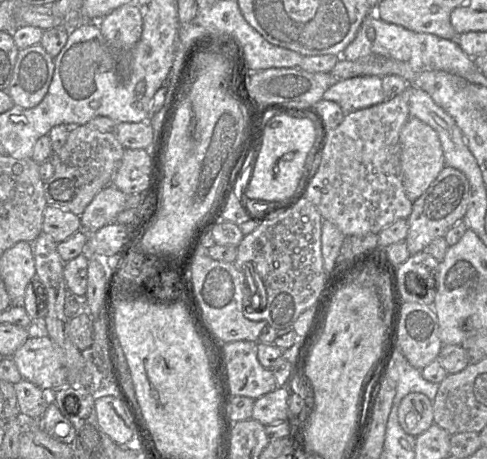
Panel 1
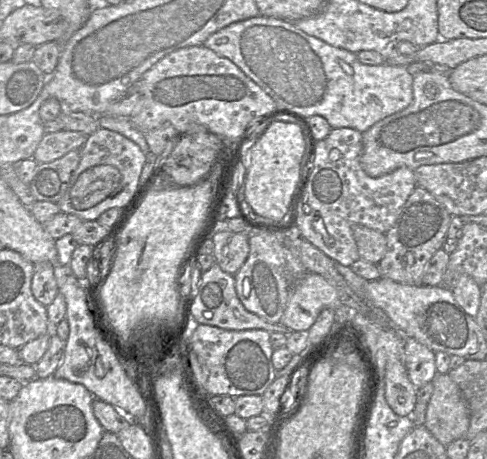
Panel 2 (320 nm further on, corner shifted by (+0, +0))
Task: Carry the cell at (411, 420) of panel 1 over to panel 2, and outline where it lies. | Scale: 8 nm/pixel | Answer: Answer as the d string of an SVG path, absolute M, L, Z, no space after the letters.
M389 359L385 371L385 399L392 411L402 417L412 413L416 392L402 359Z

